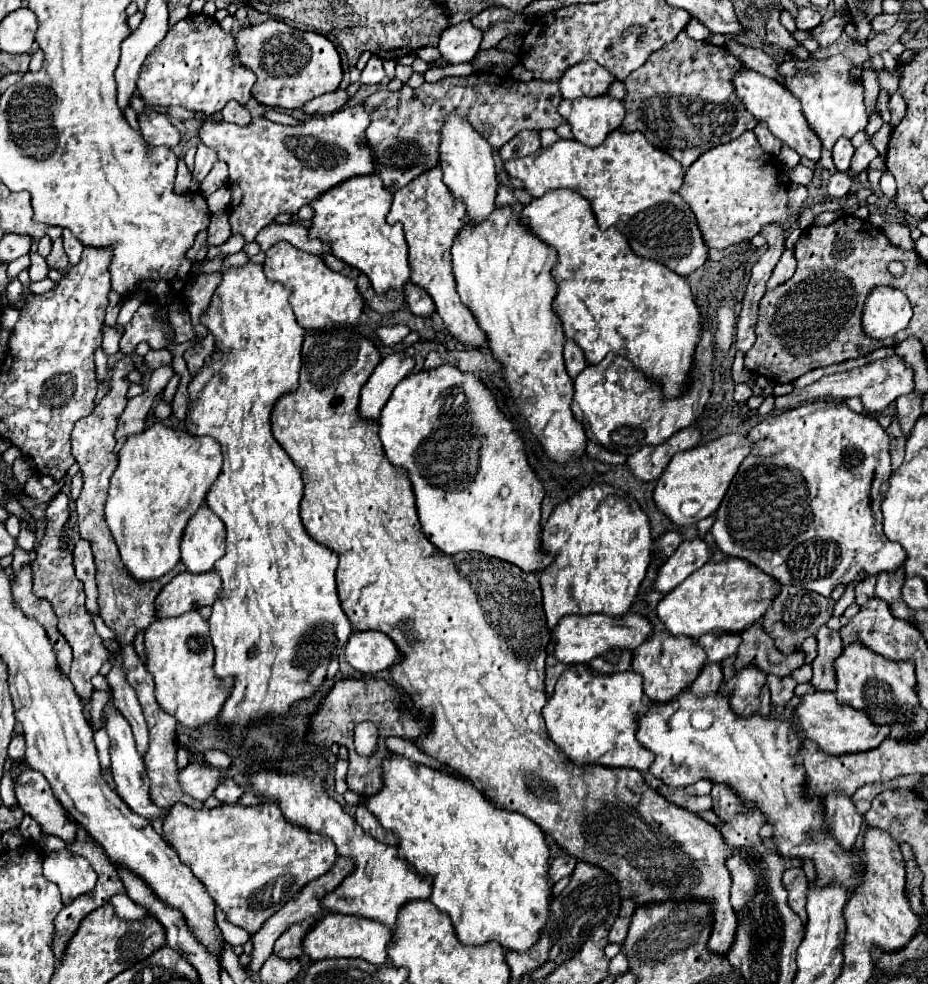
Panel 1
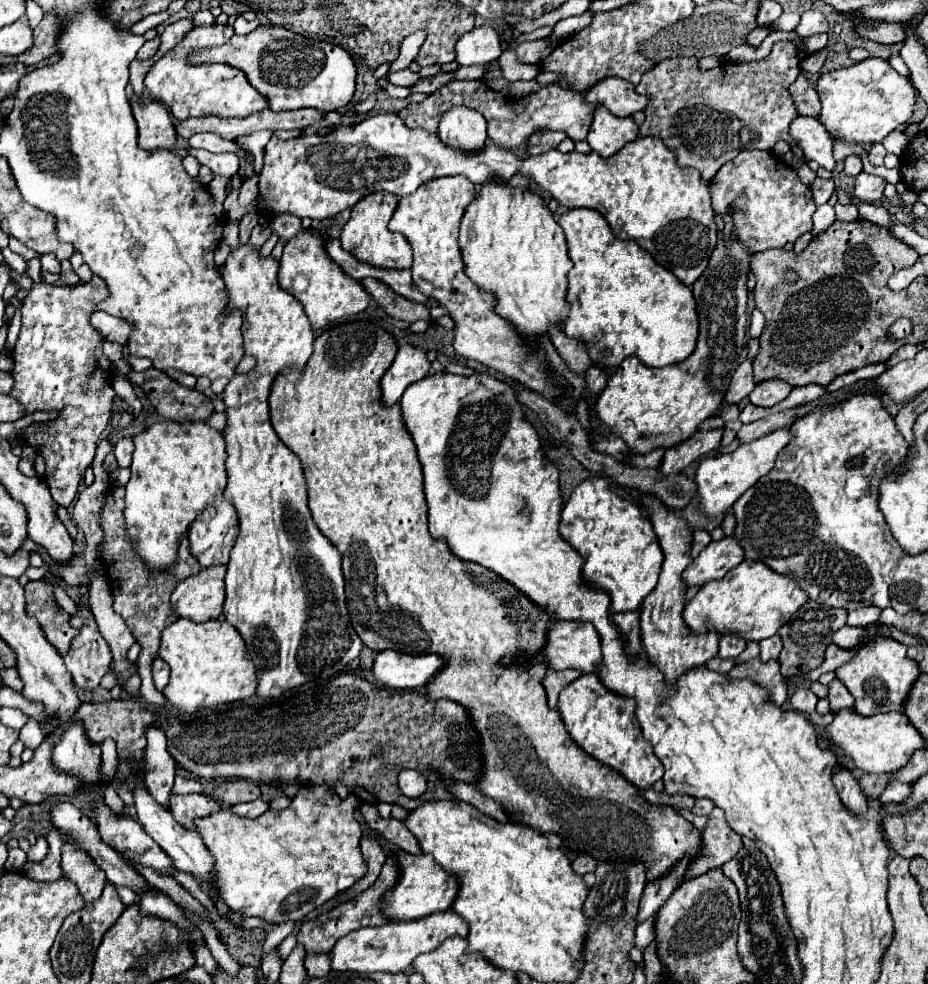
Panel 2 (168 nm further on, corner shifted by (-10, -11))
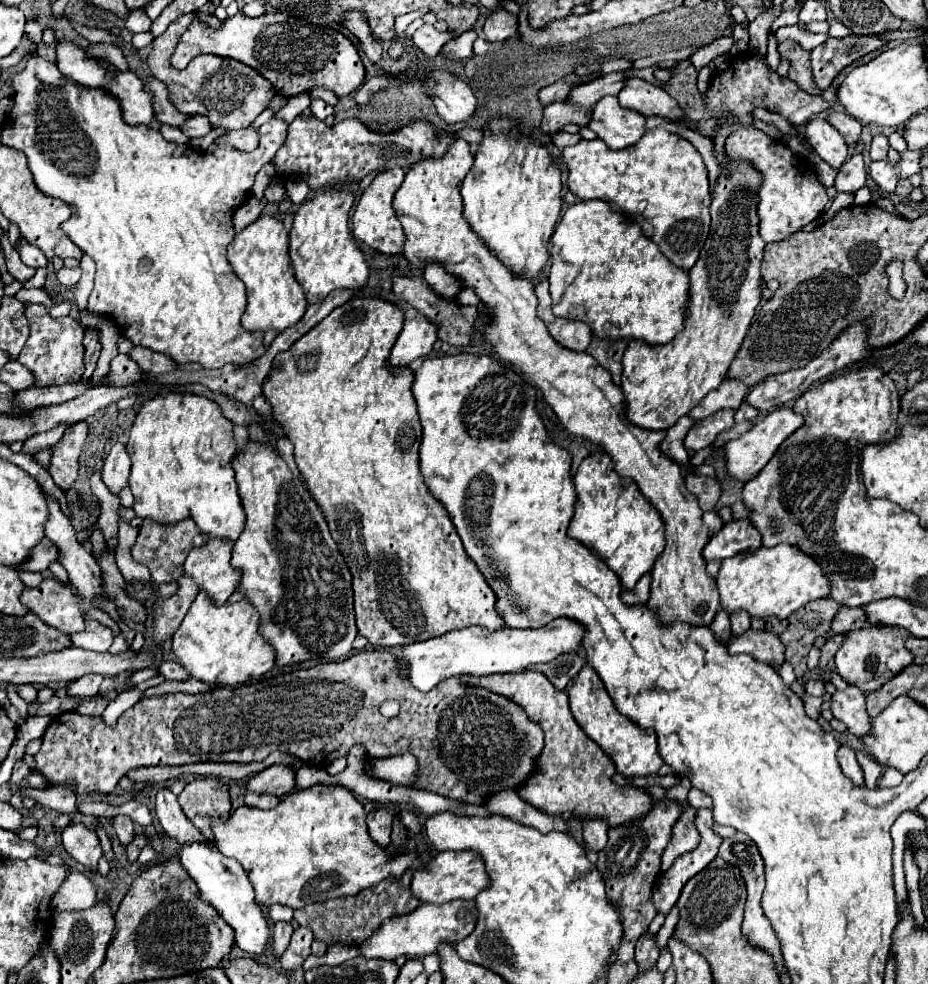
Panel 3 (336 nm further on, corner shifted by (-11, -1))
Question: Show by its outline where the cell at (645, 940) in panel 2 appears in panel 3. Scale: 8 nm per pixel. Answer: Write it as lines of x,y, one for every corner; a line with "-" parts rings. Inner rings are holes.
699,809
695,817
695,825
701,833
701,843
695,851
677,857
677,861
659,877
659,883
653,891
653,903
659,913
669,913
671,907
677,903
683,885
705,869
715,857
721,845
721,837
713,833
713,815
709,809

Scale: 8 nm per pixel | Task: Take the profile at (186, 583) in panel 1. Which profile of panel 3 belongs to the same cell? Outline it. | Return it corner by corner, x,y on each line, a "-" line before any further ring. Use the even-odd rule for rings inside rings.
209,539
201,549
193,549
185,561
185,573
191,575
199,585
199,589
205,589
217,605
227,603
227,599
239,589
241,583
241,571
231,567
231,549
233,549
233,541

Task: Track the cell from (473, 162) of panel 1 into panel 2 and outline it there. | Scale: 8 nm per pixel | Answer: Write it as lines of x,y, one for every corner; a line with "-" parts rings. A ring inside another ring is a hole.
454,107
442,115
438,137
452,149
460,149
464,153
482,151
486,145
486,119
468,109

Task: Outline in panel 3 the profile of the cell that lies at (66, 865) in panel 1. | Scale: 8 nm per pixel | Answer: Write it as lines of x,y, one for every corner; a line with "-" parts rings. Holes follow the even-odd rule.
71,823
63,831
61,837
63,837
65,851
77,863
81,863
87,871
95,873
97,871
97,861
103,855
101,843
99,843
99,837
95,835
95,831
89,829
89,827
85,827
83,823

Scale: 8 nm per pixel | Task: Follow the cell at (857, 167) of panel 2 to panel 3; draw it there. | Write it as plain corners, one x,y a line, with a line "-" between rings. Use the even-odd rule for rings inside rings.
853,155
839,169
837,179
835,179
835,187
837,187
837,191
855,193
857,189
861,189
865,185
865,179
867,179
867,171
865,171
863,157
861,155

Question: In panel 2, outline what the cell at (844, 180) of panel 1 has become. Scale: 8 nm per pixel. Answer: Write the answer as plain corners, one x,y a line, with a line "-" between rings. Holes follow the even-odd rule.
860,173
854,183
854,199
874,203
874,201
882,199
884,185
886,185
886,181
882,177
870,175
870,173

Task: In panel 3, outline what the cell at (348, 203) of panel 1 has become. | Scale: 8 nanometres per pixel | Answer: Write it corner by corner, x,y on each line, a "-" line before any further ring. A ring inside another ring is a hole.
389,169
389,171
379,173
373,179
373,183
363,191
363,195
355,207
355,213
351,217
355,239
361,239
365,245
371,245
373,249
377,249
383,255
397,255
401,251
403,241
405,241
403,227
391,207
393,195
395,195
397,187
403,183
403,177
405,177
403,169

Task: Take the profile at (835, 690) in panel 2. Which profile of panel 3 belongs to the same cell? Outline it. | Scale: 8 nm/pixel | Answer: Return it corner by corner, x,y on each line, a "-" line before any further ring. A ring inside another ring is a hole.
849,685
845,691
835,691
831,697
831,713
835,719
843,721
851,735
865,737
871,731
871,721
865,711
865,693

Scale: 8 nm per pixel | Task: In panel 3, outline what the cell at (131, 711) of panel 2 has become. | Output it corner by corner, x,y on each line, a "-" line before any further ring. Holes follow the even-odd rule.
371,649
371,651
361,651
345,661
333,661
333,663
325,663
325,665
317,665
313,669
299,669
299,671
291,671
291,673
283,673
277,677
269,677
257,683
247,683
247,685
239,685
239,687
219,687
207,693
199,693
199,695
189,695
189,693
167,693
167,695
153,695
153,697
143,697
139,703
135,703
131,709
127,709
119,721
113,727
107,727
103,723
101,717
85,717
79,715
75,711
69,713
61,713
59,717
53,719
53,723
49,725
45,737
43,737
43,747
37,753
37,773
45,775
49,785
53,787
61,787
61,785
69,785
71,781
75,781
75,789
77,793
111,793
117,787
117,781
131,769
137,767
149,767
149,765
187,765
187,763
199,763
199,761
227,761
227,763
251,763
251,761
263,761
267,759
267,755
275,749
281,749
293,757
299,757
301,761
307,761
315,767
327,767
335,757
347,755
347,751
355,745
355,743
363,743
367,757
369,759
377,759
377,757
389,757
389,755
401,755
409,749
409,753
413,753
419,759
419,779
417,779
417,789
423,791
431,791
443,797
451,797
463,803
473,803
473,805
483,805
491,795
503,791
503,789
519,789
521,783
525,785
527,777
531,777
537,769
537,757
541,755
543,749
543,729
537,727
537,723
533,719
529,719
523,709
513,703
511,699
491,693
483,687
473,687
467,685
463,679
455,677
455,679
447,679
445,683
437,685
433,691
429,693
421,693
419,689
415,689
409,681
407,675
403,675
403,669
397,661
395,655
383,651
383,649
-
387,699
397,699
401,703
401,711
397,717
387,719
379,713
379,707
383,701

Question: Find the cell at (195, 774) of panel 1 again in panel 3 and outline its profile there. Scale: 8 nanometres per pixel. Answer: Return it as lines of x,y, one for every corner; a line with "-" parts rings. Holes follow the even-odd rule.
273,765
257,773
255,777
251,777
247,783
247,789
257,791
257,793
271,793
277,797
285,797
293,793
295,789
295,769
287,765

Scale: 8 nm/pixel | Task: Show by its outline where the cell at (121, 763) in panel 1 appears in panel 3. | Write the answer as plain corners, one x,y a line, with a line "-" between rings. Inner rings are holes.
201,843
181,845
177,853
181,857
183,867
187,869
191,879
201,889
203,901
213,905
219,911
219,915
233,927
235,945
249,955
265,953
267,941
269,941
269,923
267,923
263,909
255,903
255,893
253,893
253,887
243,871
243,867
237,861
221,855
215,847
207,847

